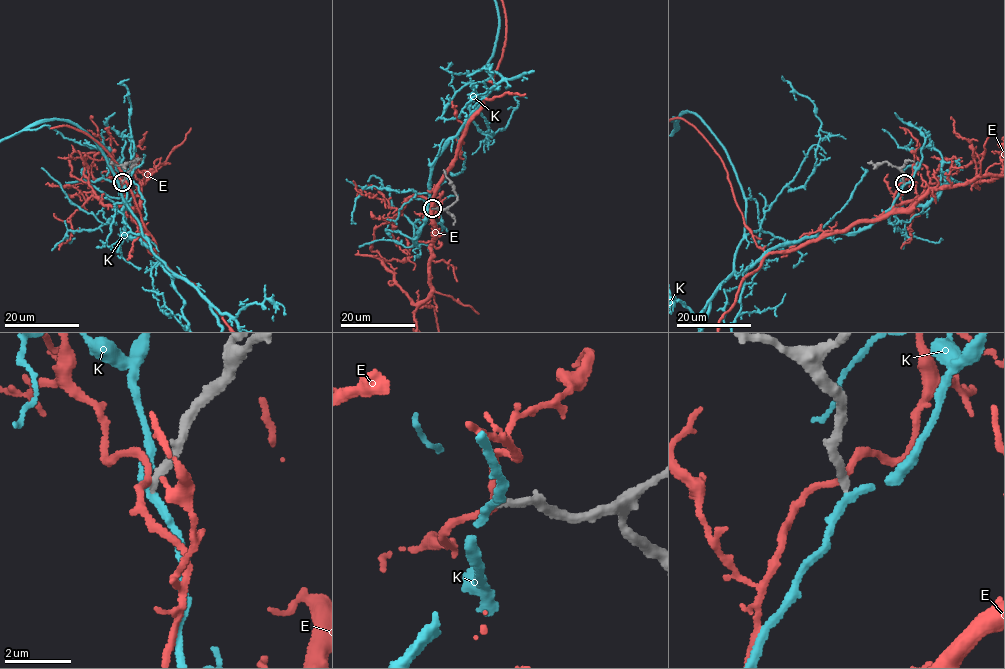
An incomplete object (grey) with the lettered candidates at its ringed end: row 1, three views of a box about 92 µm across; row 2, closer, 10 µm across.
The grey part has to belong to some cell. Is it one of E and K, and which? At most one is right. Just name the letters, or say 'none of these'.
none of these

